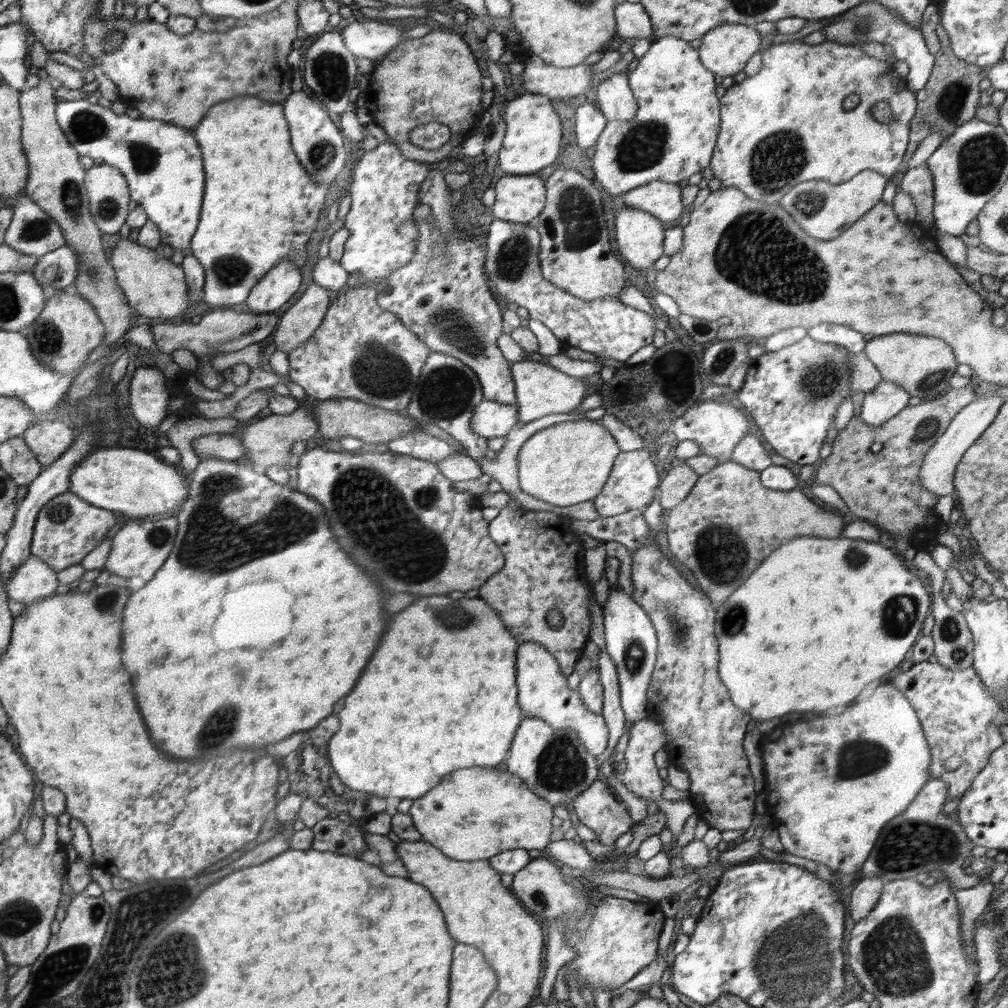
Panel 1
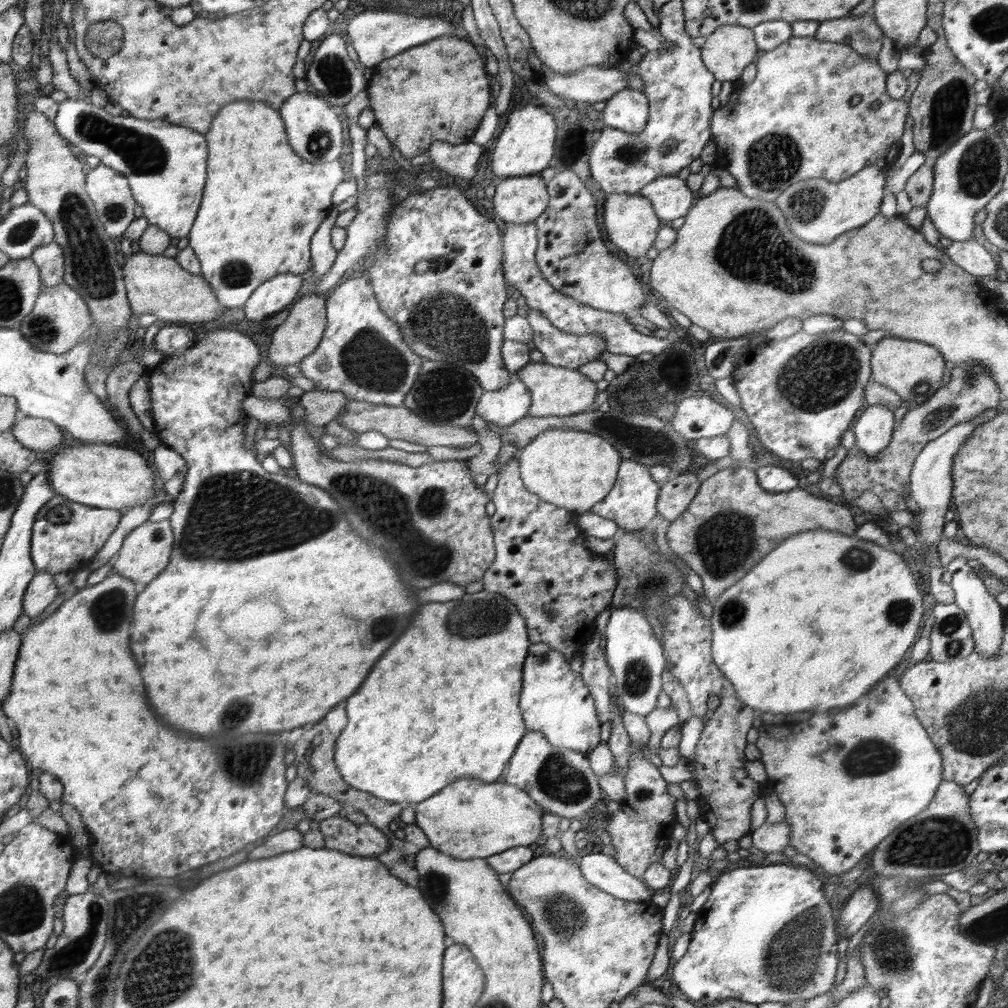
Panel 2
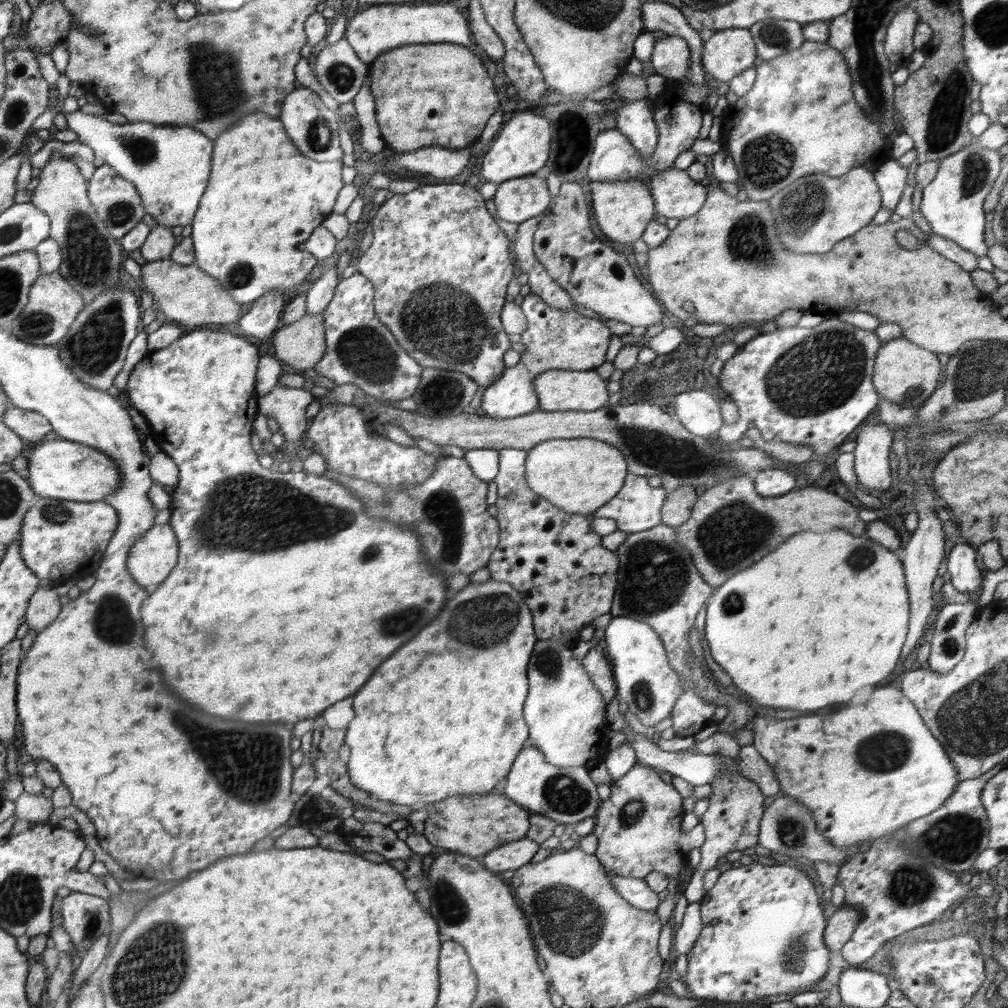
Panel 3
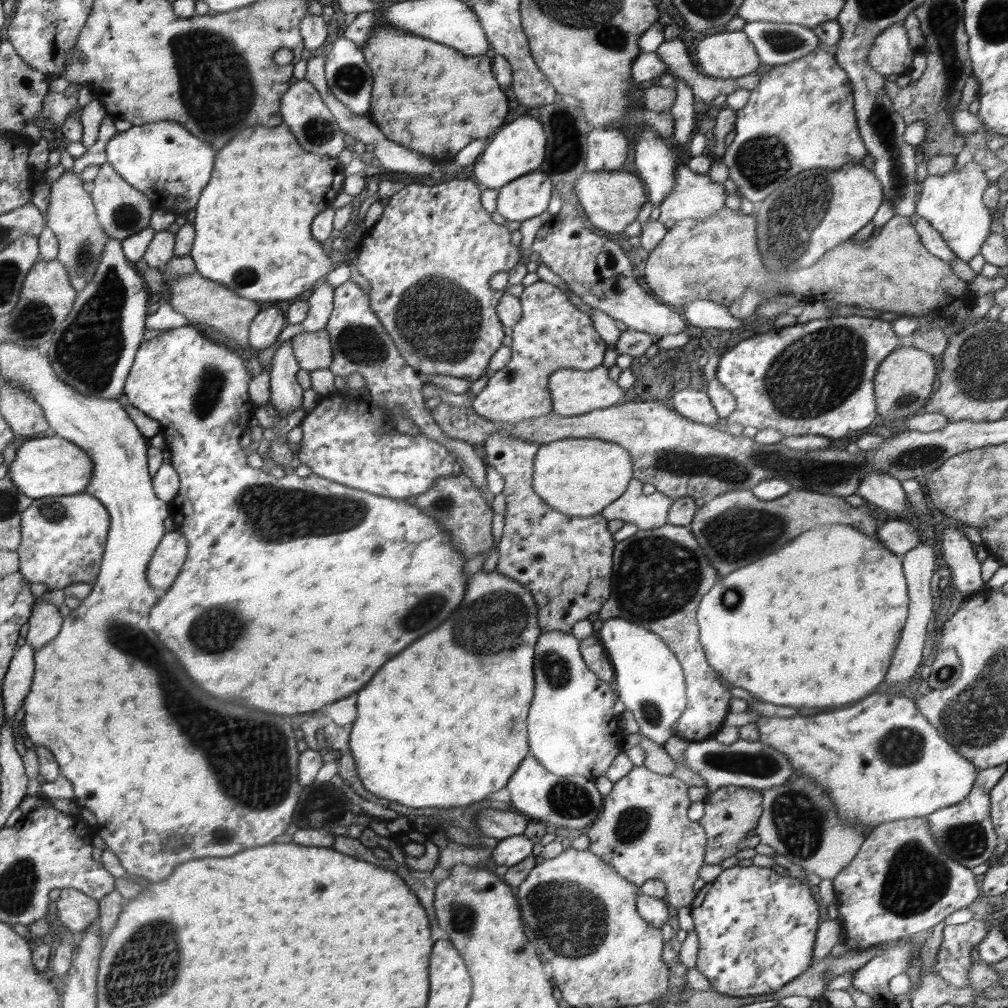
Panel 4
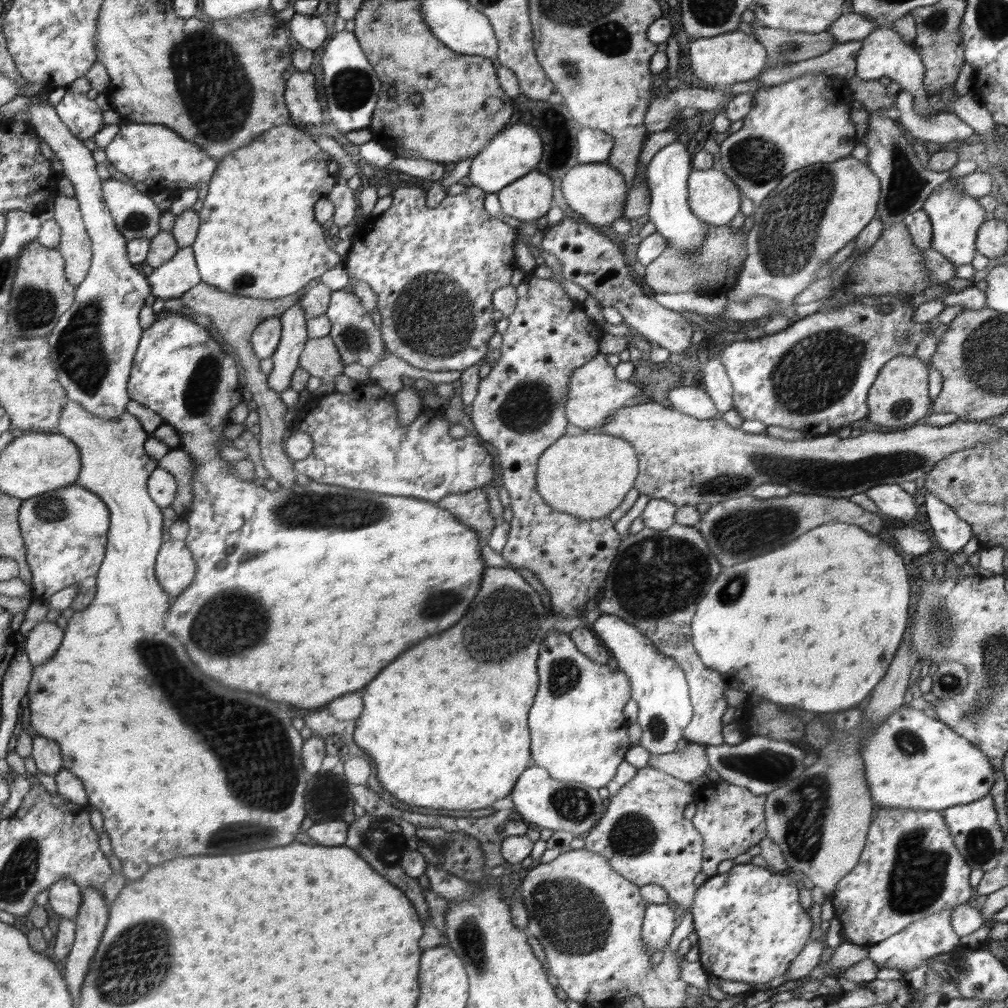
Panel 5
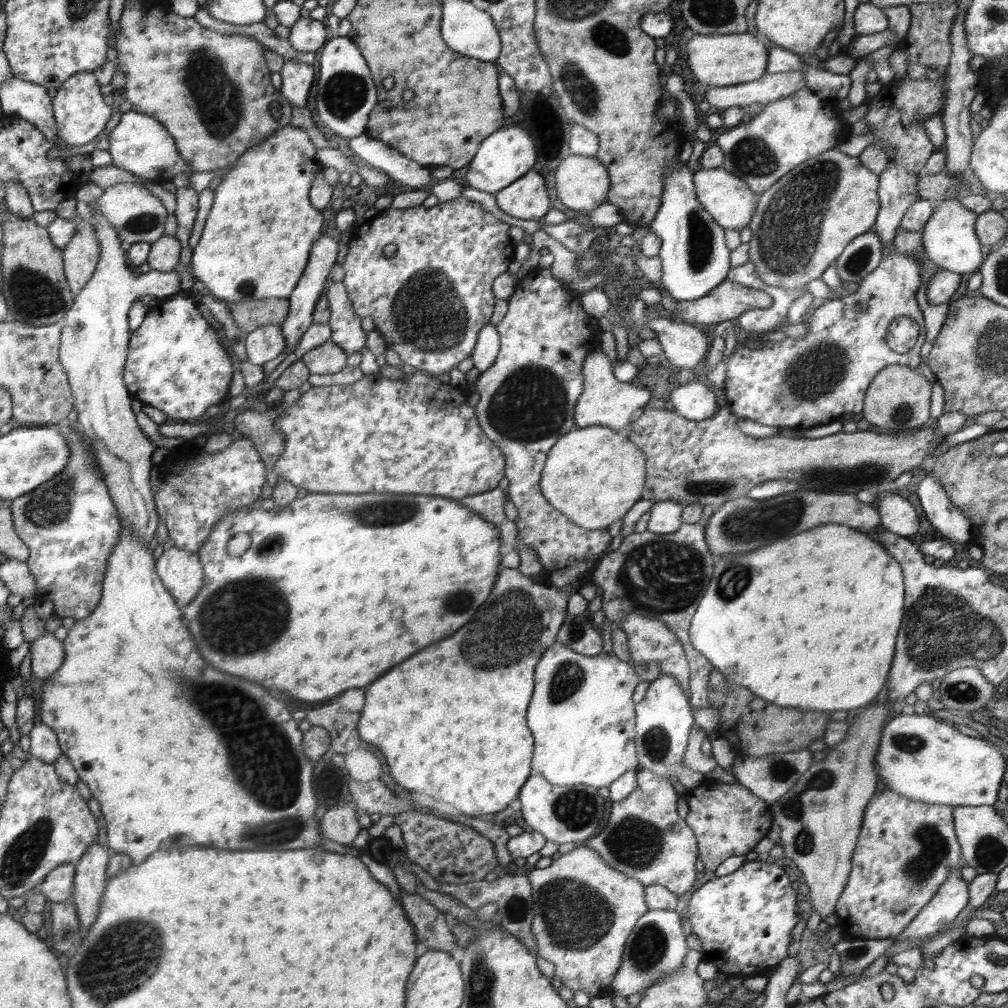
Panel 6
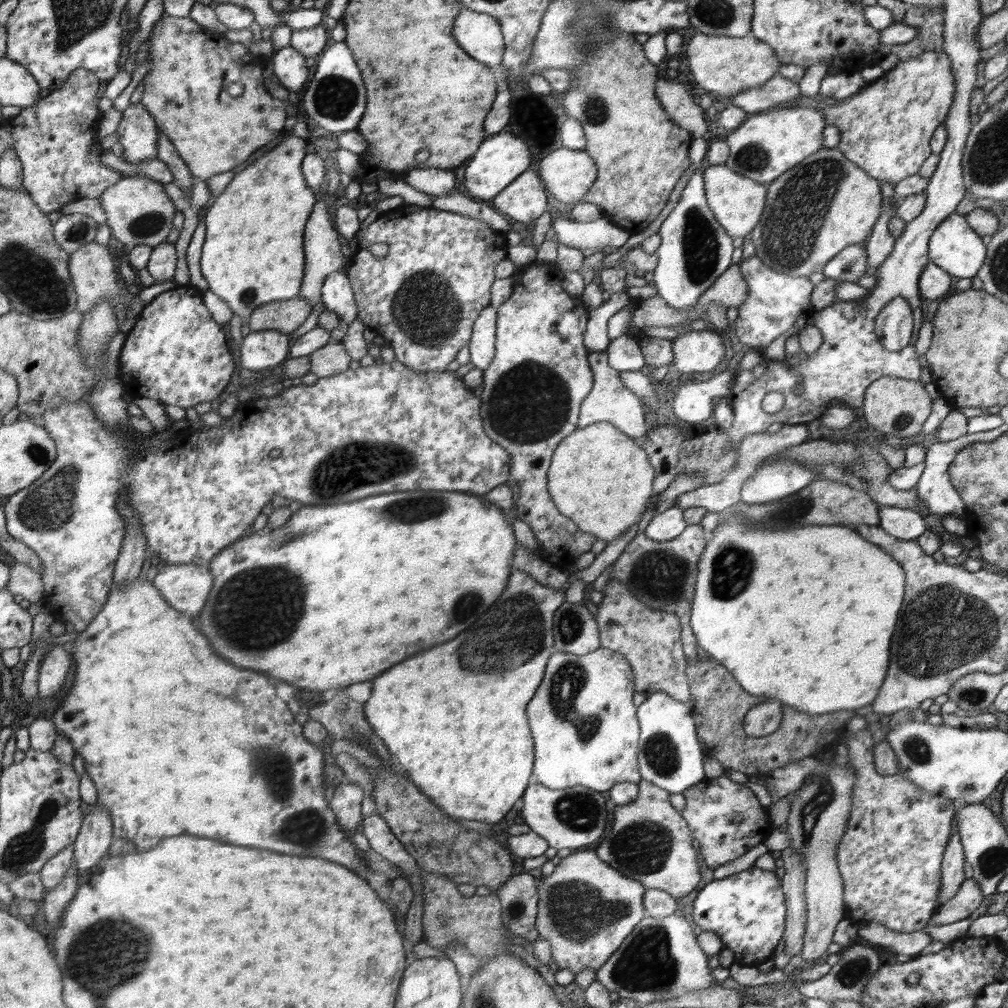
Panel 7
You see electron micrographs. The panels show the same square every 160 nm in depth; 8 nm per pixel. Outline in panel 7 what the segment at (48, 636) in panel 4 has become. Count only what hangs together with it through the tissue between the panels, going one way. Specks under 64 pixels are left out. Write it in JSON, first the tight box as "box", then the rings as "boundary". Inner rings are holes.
{"box":[38,645,70,698],"boundary":[[[55,645],[49,653],[44,655],[44,660],[40,662],[40,672],[38,677],[38,697],[50,698],[54,696],[64,680],[66,680],[66,672],[70,668],[70,656],[64,650],[62,645]]]}

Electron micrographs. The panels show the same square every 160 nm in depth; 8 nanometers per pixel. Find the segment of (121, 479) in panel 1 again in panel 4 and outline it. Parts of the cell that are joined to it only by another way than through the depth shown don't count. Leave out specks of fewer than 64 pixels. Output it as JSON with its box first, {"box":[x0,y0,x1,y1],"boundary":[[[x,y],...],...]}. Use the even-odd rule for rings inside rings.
{"box":[8,435,93,498],"boundary":[[[54,435],[26,441],[16,451],[8,475],[28,498],[68,496],[85,492],[93,478],[93,465],[92,459],[77,443]]]}

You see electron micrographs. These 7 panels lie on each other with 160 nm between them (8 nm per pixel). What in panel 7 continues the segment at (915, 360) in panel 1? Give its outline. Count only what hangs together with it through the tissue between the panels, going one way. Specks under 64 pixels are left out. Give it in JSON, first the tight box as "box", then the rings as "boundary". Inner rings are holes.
{"box":[863,377,933,439],"boundary":[[[882,377],[865,390],[863,401],[864,418],[880,432],[904,439],[919,434],[931,413],[933,401],[924,388],[924,383],[898,377]]]}

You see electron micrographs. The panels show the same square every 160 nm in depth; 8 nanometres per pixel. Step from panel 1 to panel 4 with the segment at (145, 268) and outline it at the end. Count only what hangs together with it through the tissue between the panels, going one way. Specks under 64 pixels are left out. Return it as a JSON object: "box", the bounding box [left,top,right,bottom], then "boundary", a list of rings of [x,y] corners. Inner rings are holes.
{"box":[167,272,261,352],"boundary":[[[197,272],[182,275],[167,282],[170,290],[169,305],[180,314],[183,314],[192,325],[207,325],[214,328],[225,336],[235,345],[242,346],[249,352],[249,326],[253,318],[261,312],[260,306],[248,298],[234,294],[229,287],[214,282],[209,278],[203,277]]]}

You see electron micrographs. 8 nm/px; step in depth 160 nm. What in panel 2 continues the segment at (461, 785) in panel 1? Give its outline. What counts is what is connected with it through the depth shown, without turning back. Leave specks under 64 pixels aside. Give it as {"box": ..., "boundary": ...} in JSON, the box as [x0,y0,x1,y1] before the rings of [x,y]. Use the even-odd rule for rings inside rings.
{"box":[415,778,546,859],"boundary":[[[462,778],[454,786],[434,794],[426,801],[416,803],[415,824],[429,838],[430,847],[452,855],[456,859],[487,859],[517,846],[535,847],[537,853],[546,853],[545,841],[541,839],[542,817],[545,811],[525,790],[502,782],[487,783],[477,778]]]}

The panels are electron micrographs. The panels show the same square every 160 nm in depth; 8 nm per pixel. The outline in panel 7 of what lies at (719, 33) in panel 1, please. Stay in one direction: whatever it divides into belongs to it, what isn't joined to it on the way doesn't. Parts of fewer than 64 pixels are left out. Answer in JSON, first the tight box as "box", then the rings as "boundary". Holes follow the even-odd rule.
{"box":[687,32,782,96],"boundary":[[[696,32],[687,49],[691,73],[704,90],[721,96],[732,96],[743,90],[752,89],[769,81],[782,64],[770,45],[758,40],[754,35],[727,37]]]}

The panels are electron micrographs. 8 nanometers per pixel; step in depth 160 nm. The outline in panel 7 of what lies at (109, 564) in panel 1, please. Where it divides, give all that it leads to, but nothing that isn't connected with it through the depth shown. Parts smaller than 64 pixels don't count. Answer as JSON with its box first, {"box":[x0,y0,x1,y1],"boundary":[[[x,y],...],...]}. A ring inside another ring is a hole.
{"box":[153,563,214,619],"boundary":[[[166,563],[155,576],[153,585],[173,610],[197,619],[205,610],[214,581],[214,574],[206,565]]]}

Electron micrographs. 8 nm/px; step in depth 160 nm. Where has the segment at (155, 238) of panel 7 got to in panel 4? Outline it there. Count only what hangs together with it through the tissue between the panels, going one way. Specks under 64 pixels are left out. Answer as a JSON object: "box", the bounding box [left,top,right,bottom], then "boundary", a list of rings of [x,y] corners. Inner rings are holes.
{"box":[89,163,153,241],"boundary":[[[107,163],[102,164],[98,169],[98,174],[94,177],[89,194],[96,205],[100,225],[105,229],[105,233],[112,238],[123,241],[128,236],[132,236],[132,234],[136,234],[148,226],[153,202],[150,202],[148,196],[137,190],[136,187],[126,182],[125,178],[122,178],[118,171]]]}

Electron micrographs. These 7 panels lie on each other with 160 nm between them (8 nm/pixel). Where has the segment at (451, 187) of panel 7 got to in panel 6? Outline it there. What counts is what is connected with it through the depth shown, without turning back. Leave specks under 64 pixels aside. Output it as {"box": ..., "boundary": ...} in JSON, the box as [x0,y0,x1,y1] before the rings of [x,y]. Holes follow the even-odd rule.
{"box":[348,134,432,189],"boundary":[[[362,134],[348,140],[350,150],[356,160],[370,167],[376,168],[389,175],[393,181],[398,180],[403,185],[414,189],[432,188],[430,185],[431,167],[425,167],[400,152],[388,148],[384,142],[375,140]]]}

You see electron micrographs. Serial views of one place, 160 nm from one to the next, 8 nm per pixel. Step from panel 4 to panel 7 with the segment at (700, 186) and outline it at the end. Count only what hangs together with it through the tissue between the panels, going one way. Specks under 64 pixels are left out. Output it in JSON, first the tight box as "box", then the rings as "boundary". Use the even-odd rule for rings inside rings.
{"box":[703,165,768,238],"boundary":[[[705,165],[703,179],[707,205],[726,234],[732,238],[738,236],[744,238],[750,234],[762,216],[768,194],[768,185],[762,185],[741,174],[736,174],[725,165]]]}

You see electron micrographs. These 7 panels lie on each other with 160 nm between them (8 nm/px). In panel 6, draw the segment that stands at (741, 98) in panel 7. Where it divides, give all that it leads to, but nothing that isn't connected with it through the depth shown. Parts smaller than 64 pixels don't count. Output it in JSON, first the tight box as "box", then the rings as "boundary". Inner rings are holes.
{"box":[704,71,805,111],"boundary":[[[800,71],[764,73],[762,78],[752,82],[710,87],[704,98],[714,111],[729,109],[733,106],[748,108],[751,104],[767,105],[800,90],[805,86],[805,82],[805,74]]]}

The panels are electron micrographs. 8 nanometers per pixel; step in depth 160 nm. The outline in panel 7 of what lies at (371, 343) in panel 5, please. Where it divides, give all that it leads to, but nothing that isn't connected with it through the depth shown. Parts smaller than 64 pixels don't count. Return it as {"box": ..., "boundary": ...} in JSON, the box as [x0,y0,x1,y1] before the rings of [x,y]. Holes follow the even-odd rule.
{"box":[321,271,357,343],"boundary":[[[335,271],[326,277],[321,288],[321,302],[324,303],[326,309],[335,312],[339,316],[339,320],[341,320],[339,325],[334,330],[331,330],[329,338],[330,343],[340,342],[346,336],[352,322],[357,320],[356,296],[353,294],[352,283],[345,272]]]}

